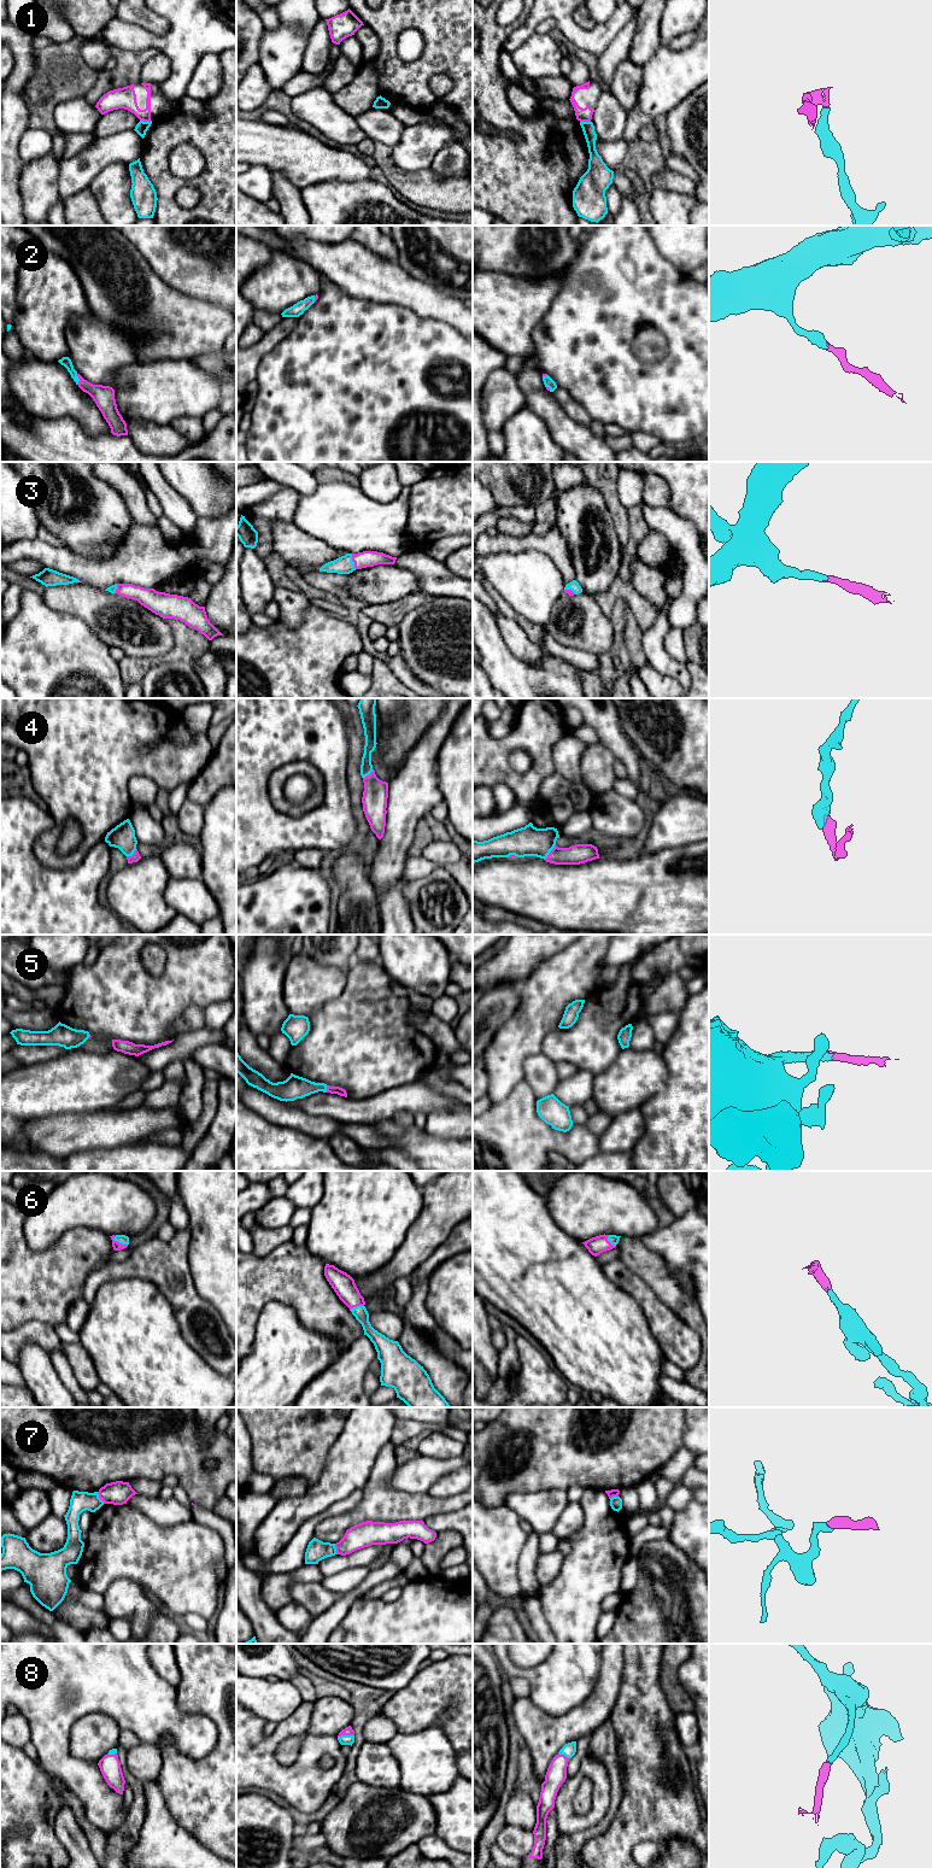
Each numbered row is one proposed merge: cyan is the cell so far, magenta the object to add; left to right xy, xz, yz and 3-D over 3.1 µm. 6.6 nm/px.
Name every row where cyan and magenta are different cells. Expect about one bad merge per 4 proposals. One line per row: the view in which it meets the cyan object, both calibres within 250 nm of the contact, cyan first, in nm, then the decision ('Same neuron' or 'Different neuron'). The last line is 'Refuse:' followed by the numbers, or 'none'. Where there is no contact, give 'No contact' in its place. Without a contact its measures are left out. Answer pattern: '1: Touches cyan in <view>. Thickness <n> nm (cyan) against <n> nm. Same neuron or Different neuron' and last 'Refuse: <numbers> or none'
1: Touches cyan in xy. Thickness 80 nm (cyan) against 140 nm. Different neuron
2: Touches cyan in xy. Thickness 70 nm (cyan) against 140 nm. Same neuron
3: Touches cyan in xz. Thickness 120 nm (cyan) against 110 nm. Same neuron
4: Touches cyan in yz. Thickness 200 nm (cyan) against 130 nm. Same neuron
5: Touches cyan in xz. Thickness 160 nm (cyan) against 50 nm. Same neuron
6: Touches cyan in xy. Thickness 60 nm (cyan) against 60 nm. Same neuron
7: Touches cyan in xy. Thickness 140 nm (cyan) against 160 nm. Different neuron
8: Touches cyan in xz. Thickness 60 nm (cyan) against 60 nm. Same neuron
Refuse: 1, 7

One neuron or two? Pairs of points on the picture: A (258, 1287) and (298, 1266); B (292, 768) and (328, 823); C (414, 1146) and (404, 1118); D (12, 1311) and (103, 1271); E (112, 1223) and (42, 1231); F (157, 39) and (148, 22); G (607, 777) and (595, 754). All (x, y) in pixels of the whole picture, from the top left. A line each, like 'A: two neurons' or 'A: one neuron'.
A: one neuron
B: two neurons
C: two neurons
D: two neurons
E: one neuron
F: two neurons
G: one neuron

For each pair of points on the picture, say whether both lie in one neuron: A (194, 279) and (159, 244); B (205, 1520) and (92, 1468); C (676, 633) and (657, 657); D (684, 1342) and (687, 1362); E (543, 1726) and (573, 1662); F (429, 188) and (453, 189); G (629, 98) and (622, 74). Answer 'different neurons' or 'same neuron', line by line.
A: same neuron
B: different neurons
C: different neurons
D: same neuron
E: different neurons
F: same neuron
G: same neuron

